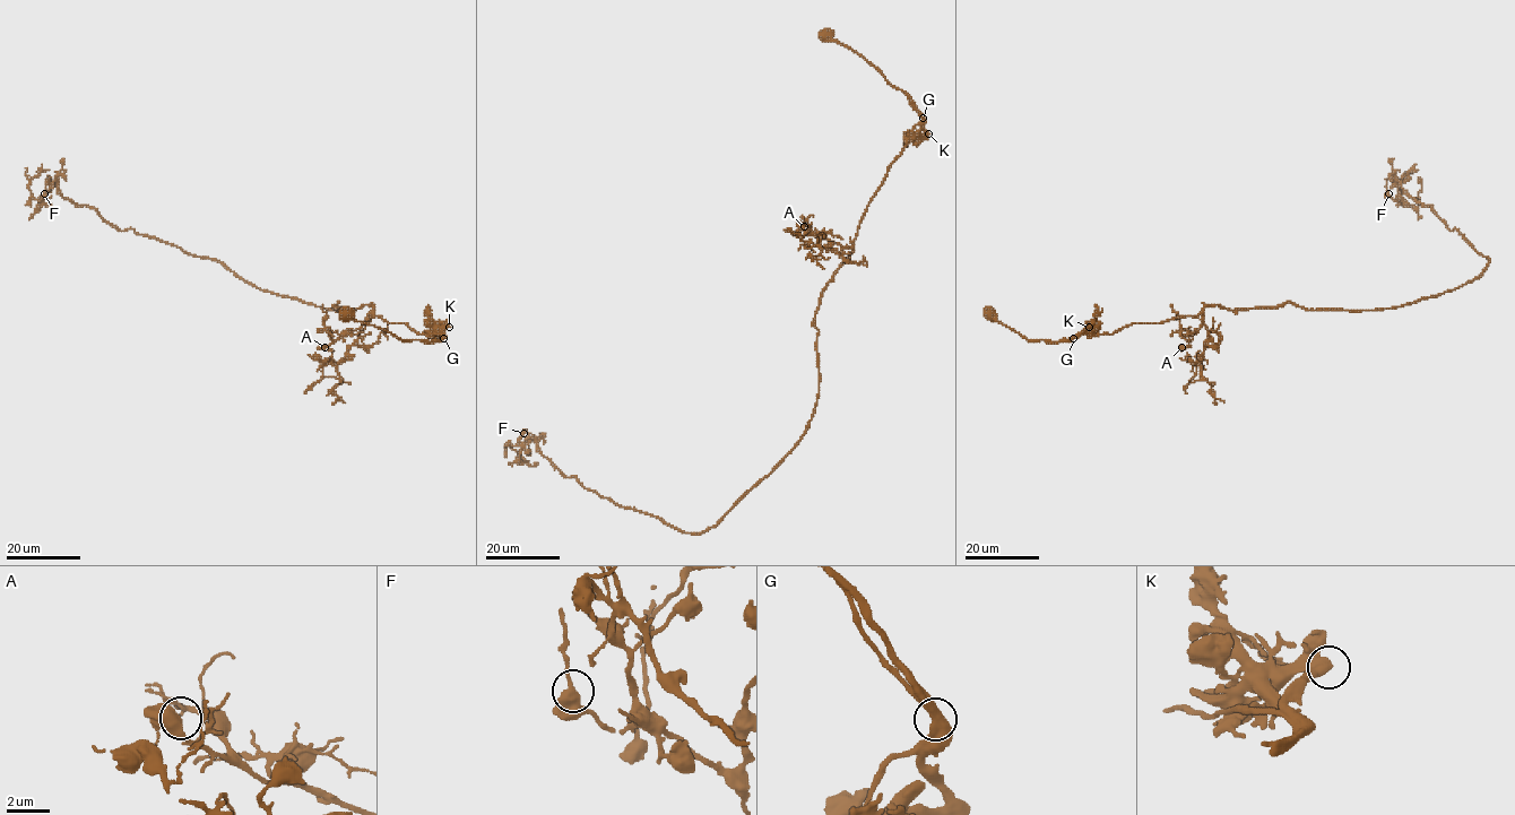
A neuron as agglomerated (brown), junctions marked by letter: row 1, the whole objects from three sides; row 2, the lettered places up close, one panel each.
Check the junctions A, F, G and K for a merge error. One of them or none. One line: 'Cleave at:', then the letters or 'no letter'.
Cleave at: G

